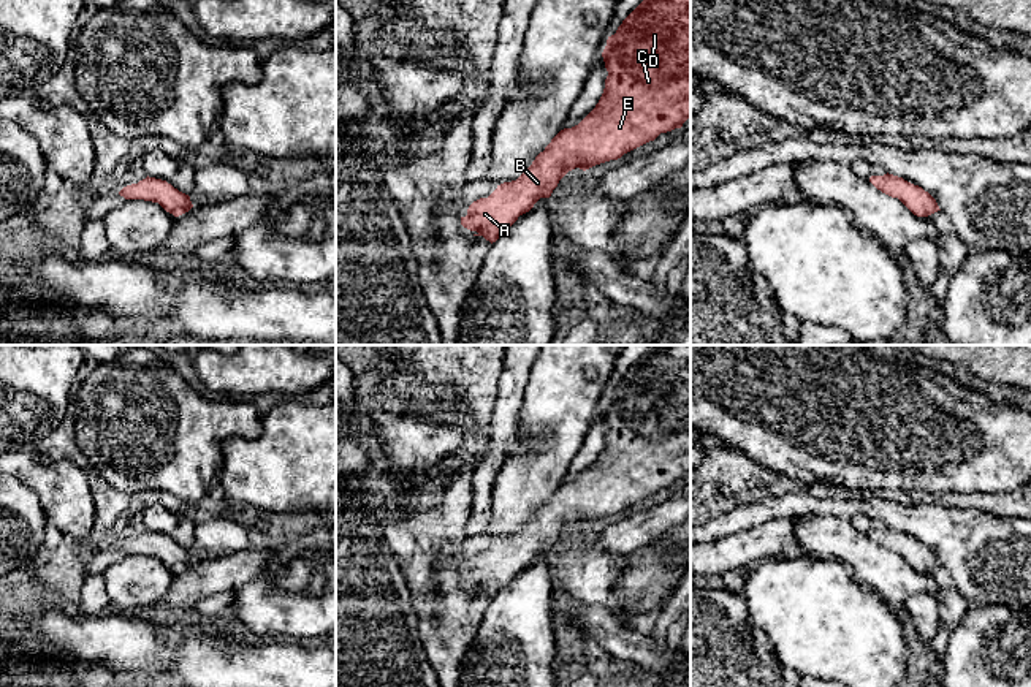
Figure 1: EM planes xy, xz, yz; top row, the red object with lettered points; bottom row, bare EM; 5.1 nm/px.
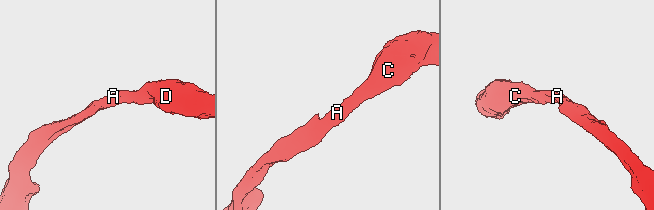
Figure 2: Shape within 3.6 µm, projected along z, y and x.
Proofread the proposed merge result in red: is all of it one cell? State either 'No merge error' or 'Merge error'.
No merge error

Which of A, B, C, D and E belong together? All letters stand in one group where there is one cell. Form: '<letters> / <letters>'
A B C D E

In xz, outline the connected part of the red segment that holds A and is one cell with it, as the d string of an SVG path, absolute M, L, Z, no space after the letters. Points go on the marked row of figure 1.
M643 0L608 36L602 57L608 76L595 108L578 125L561 130L516 180L469 206L461 225L474 236L496 242L540 198L550 198L569 171L618 160L691 117L691 0Z

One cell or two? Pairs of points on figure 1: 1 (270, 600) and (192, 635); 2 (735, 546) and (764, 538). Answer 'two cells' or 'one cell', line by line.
1: two cells
2: one cell

